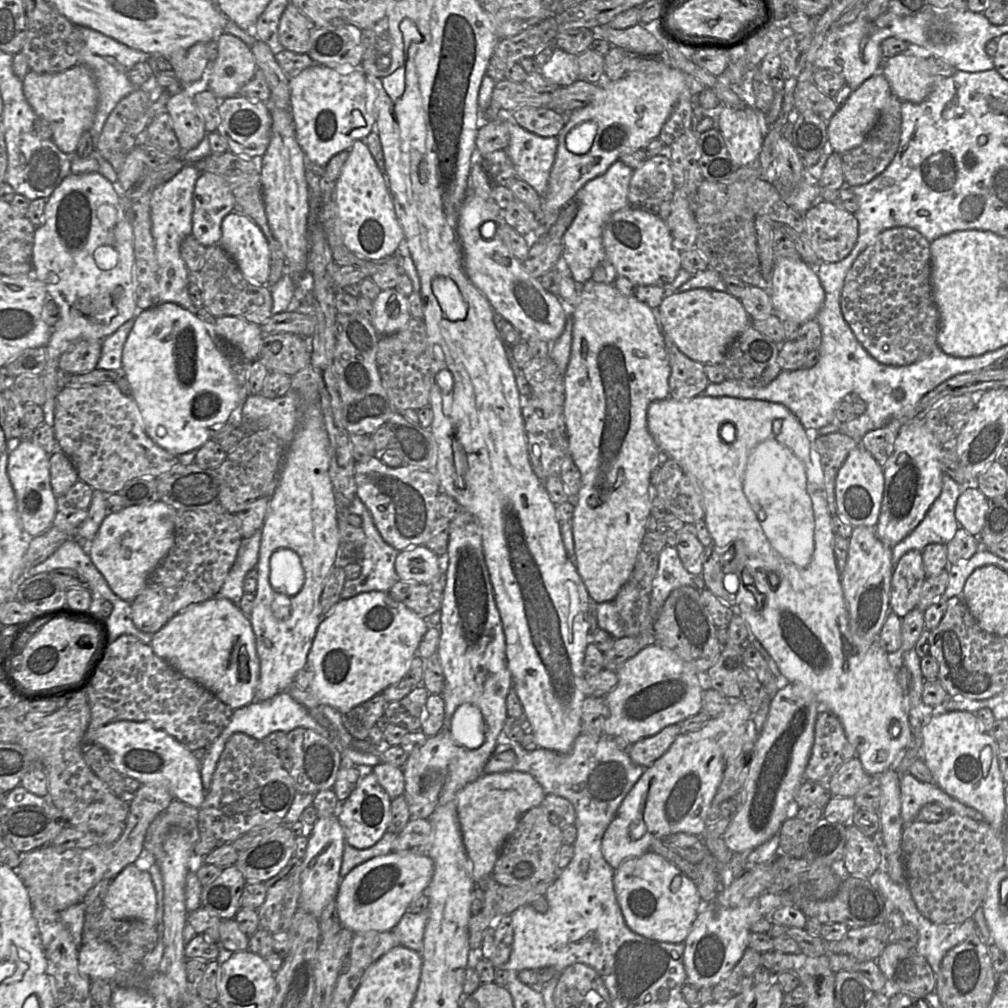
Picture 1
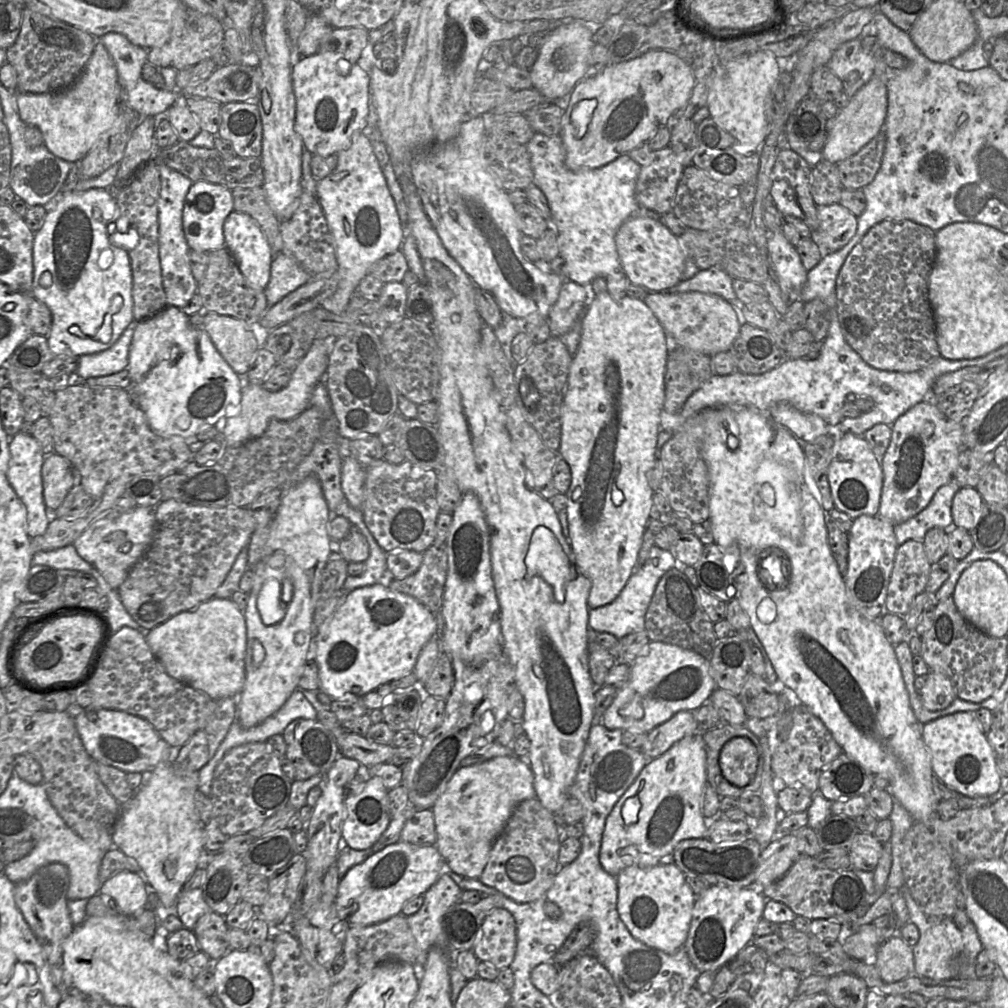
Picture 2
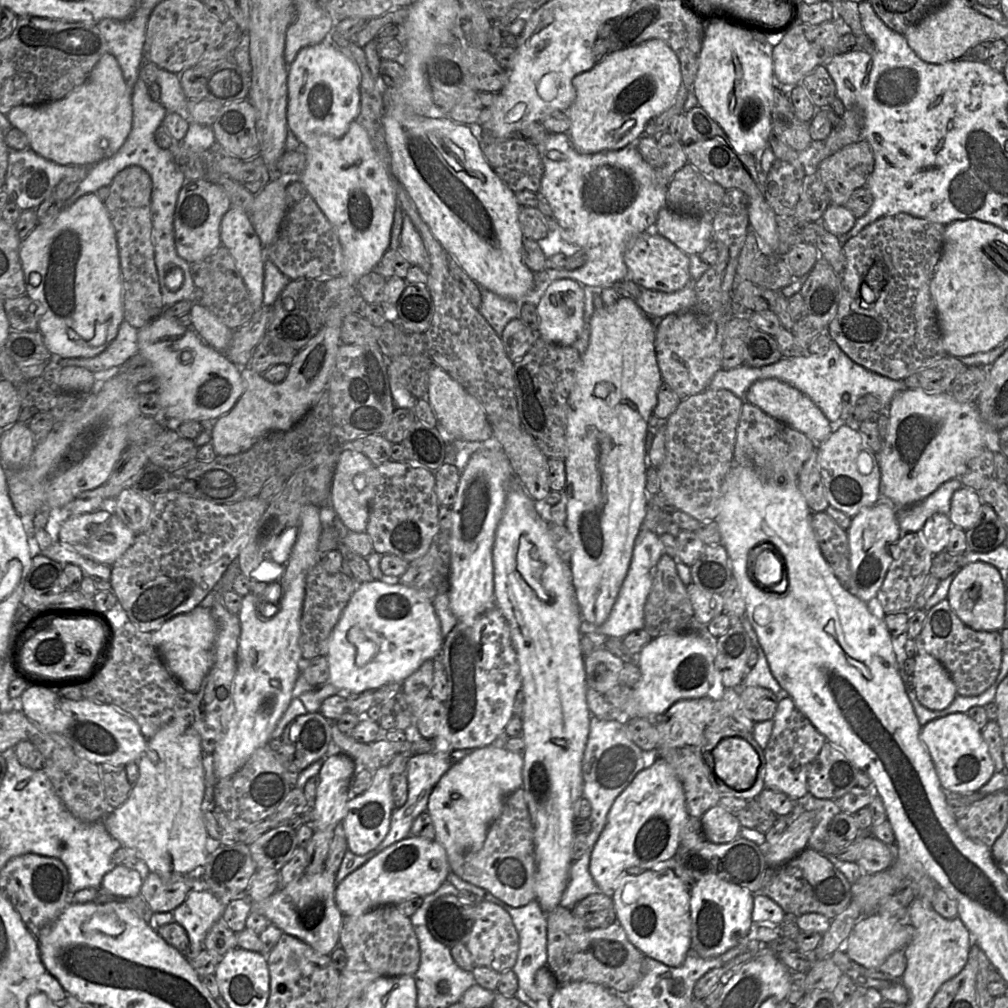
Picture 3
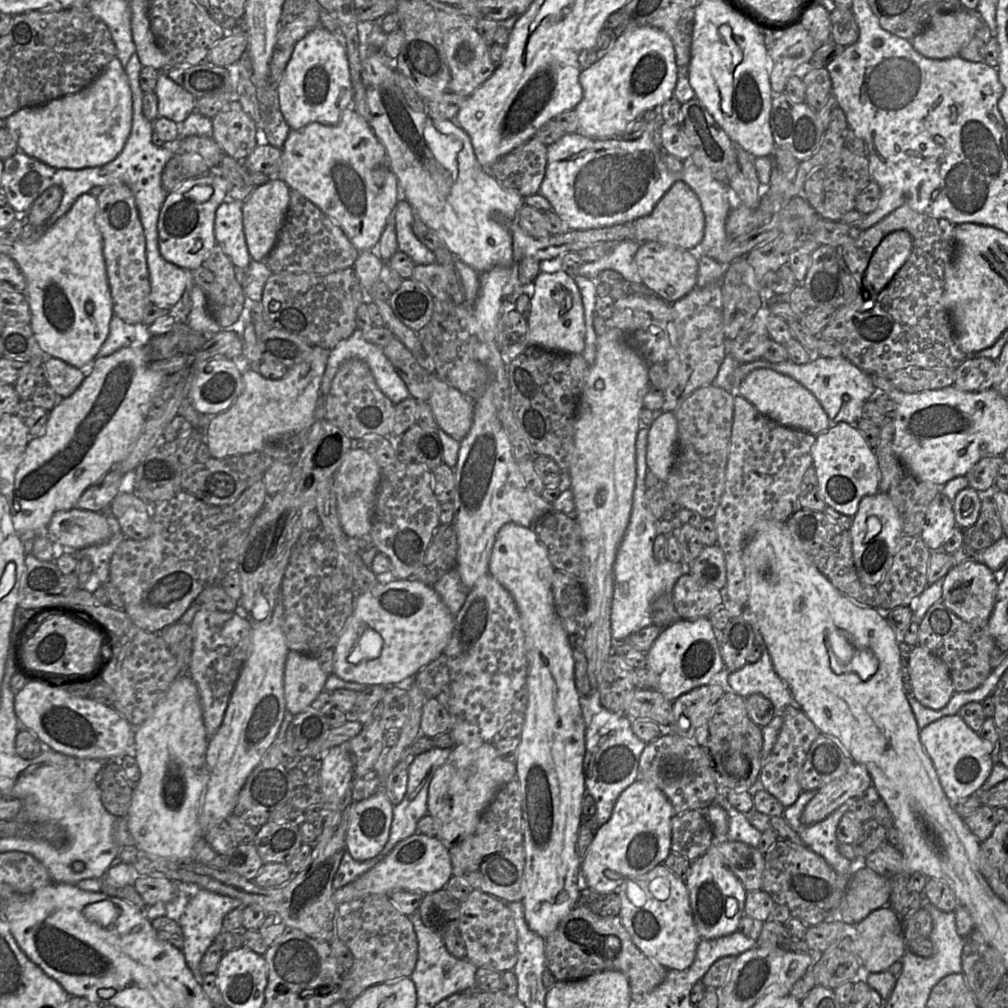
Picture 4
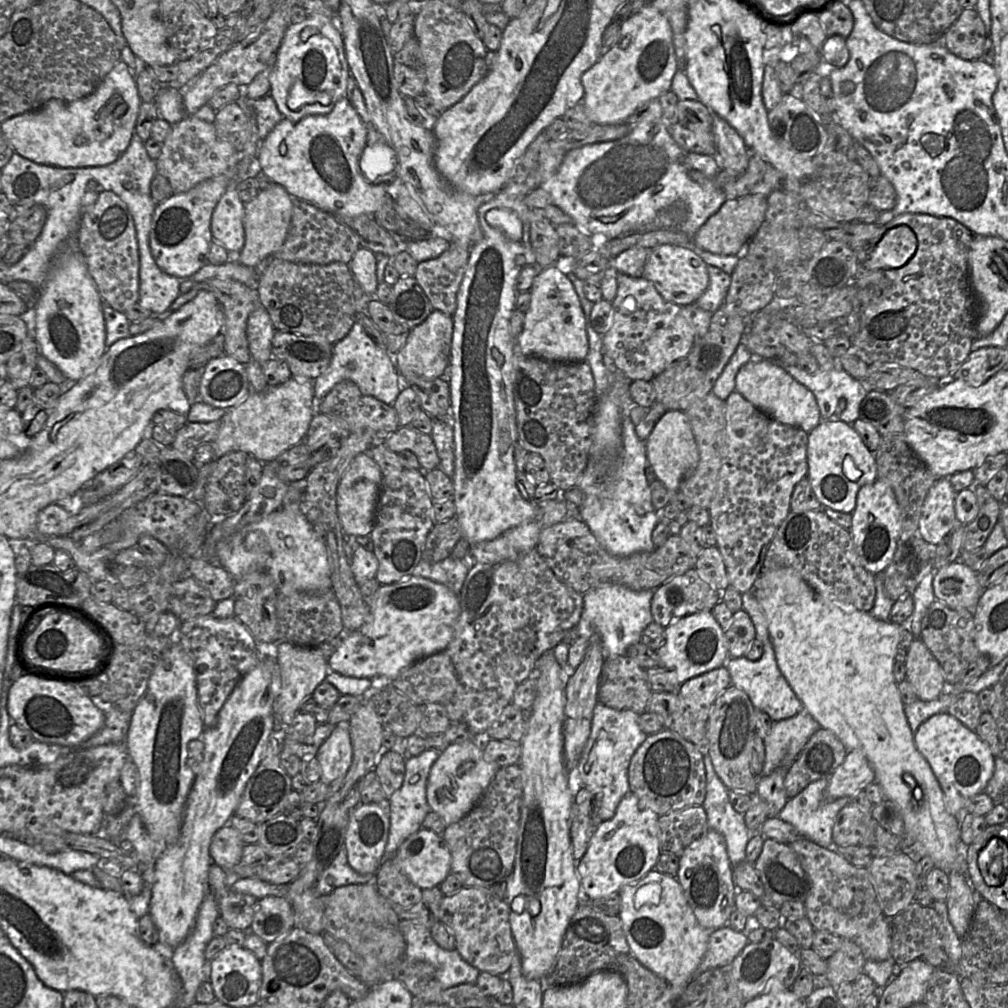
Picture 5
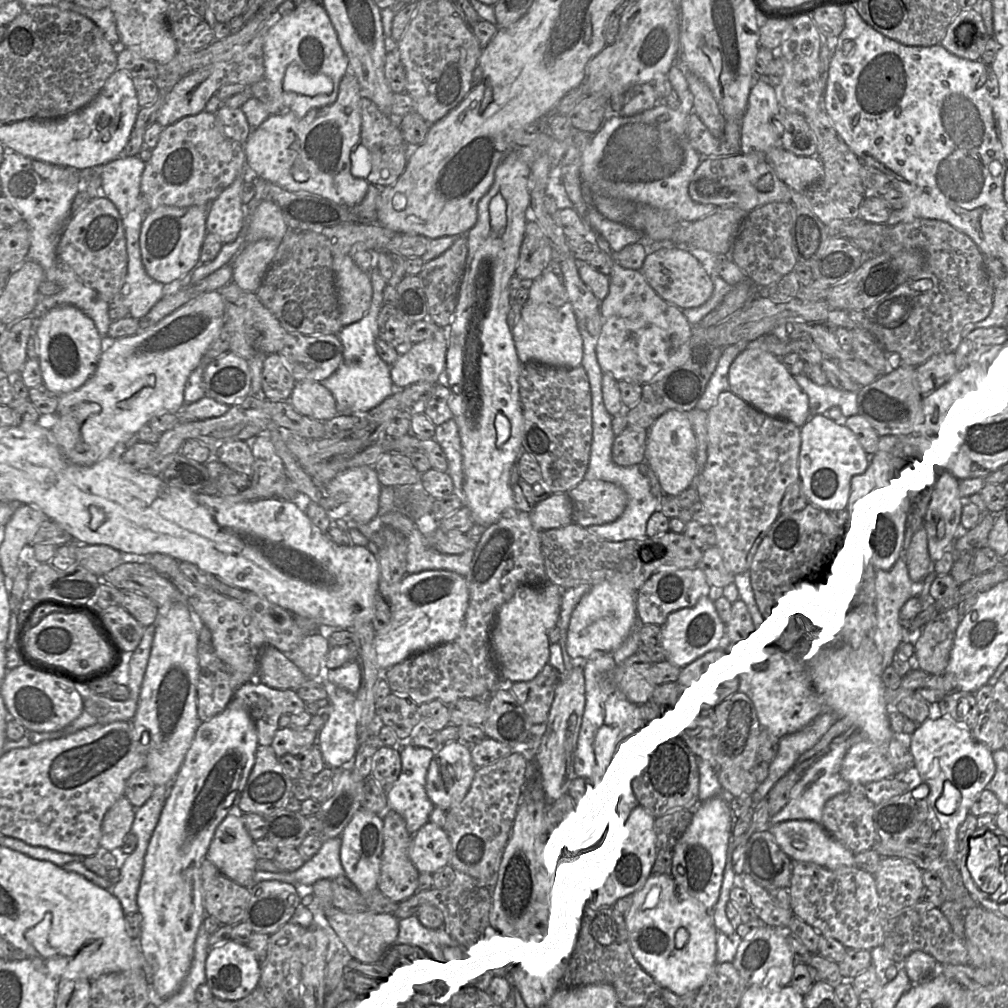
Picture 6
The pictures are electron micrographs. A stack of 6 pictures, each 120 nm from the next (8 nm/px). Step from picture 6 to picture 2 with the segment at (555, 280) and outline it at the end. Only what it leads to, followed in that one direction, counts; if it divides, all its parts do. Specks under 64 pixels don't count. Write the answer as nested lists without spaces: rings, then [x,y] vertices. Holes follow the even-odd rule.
[[[565,280],[561,285],[558,299],[546,318],[551,334],[559,337],[567,333],[585,309],[585,287],[571,280]]]

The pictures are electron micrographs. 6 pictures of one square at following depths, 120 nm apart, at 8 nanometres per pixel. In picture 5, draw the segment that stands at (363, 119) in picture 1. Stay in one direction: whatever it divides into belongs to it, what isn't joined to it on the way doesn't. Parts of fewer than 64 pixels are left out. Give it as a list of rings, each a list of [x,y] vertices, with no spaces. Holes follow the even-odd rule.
[[[309,14],[303,21],[290,24],[283,36],[270,74],[270,92],[278,110],[292,122],[298,122],[307,115],[327,114],[336,102],[346,96],[349,66],[347,63],[340,20],[320,14]]]

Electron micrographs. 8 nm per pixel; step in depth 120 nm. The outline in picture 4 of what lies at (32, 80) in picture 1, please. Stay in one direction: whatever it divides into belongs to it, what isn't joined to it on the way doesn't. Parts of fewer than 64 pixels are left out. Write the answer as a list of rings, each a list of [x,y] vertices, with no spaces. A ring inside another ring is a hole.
[[[112,59],[83,90],[38,106],[24,107],[5,120],[19,151],[54,168],[82,169],[105,165],[124,148],[132,129],[132,94],[120,60]]]

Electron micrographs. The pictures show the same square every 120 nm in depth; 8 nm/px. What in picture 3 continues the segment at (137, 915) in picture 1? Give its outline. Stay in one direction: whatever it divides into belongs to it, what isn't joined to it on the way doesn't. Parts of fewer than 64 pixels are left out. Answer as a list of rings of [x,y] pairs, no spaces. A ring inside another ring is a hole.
[[[115,865],[102,879],[102,889],[119,897],[140,895],[143,879],[137,870]]]

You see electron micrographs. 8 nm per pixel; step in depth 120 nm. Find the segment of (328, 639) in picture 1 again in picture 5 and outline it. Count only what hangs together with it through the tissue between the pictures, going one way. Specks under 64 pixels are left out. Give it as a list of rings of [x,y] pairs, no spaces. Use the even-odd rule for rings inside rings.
[[[416,576],[381,585],[369,608],[368,621],[356,631],[345,632],[342,644],[329,658],[332,671],[349,677],[392,681],[413,663],[445,651],[460,614],[459,595],[441,583]]]

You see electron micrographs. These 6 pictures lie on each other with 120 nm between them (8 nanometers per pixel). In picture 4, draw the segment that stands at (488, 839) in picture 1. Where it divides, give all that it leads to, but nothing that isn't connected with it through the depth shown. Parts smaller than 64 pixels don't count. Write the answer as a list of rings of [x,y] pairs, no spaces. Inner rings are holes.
[[[493,742],[483,743],[477,748],[456,745],[445,764],[435,771],[428,789],[428,814],[438,823],[436,837],[449,847],[473,834],[496,793],[516,776],[516,764],[502,759]]]

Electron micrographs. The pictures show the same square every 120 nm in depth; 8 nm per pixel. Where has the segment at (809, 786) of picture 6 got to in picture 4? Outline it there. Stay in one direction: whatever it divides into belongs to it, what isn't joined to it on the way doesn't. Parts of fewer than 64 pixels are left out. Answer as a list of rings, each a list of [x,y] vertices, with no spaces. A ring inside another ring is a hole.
[[[802,791],[794,804],[785,808],[783,817],[799,834],[802,843],[822,856],[838,875],[852,876],[856,865],[840,854],[836,838],[838,823],[842,815],[850,809],[852,800],[846,801],[822,821],[805,825],[801,821],[801,815],[806,804],[815,794],[816,791]]]

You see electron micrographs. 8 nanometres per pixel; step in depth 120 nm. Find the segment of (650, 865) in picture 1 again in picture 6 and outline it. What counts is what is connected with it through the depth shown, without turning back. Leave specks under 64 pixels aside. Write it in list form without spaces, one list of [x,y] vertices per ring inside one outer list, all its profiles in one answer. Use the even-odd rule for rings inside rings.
[[[651,874],[631,895],[630,906],[623,917],[633,957],[662,988],[667,988],[677,995],[699,990],[717,963],[718,930],[714,924],[712,910],[681,888],[676,894],[676,883],[671,875]]]

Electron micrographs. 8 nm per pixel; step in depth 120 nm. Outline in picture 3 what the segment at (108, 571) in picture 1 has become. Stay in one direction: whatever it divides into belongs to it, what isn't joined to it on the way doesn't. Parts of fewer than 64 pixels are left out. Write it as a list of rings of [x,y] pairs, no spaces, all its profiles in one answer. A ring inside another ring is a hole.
[[[109,508],[68,516],[61,524],[58,541],[96,562],[112,566],[134,543],[137,534]]]

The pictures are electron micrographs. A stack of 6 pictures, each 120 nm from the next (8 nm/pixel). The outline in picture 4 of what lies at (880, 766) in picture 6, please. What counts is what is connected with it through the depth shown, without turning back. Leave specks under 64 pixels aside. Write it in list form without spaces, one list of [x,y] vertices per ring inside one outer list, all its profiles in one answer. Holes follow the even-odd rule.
[[[854,762],[845,774],[816,791],[802,812],[802,823],[812,825],[822,821],[846,801],[859,798],[871,784],[866,767]]]

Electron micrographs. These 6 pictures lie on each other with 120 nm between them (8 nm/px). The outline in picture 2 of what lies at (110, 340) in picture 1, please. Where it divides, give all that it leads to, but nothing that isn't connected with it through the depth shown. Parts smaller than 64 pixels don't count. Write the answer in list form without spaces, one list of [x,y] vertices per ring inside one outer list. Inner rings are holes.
[[[136,322],[129,325],[108,349],[81,355],[74,376],[79,379],[107,376],[127,368]]]

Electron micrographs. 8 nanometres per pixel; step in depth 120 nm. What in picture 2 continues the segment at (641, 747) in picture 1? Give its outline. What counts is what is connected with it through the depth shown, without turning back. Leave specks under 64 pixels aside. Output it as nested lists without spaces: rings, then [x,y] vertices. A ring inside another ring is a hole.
[[[679,711],[647,734],[641,751],[648,760],[654,759],[661,756],[683,738],[697,733],[694,711]]]

